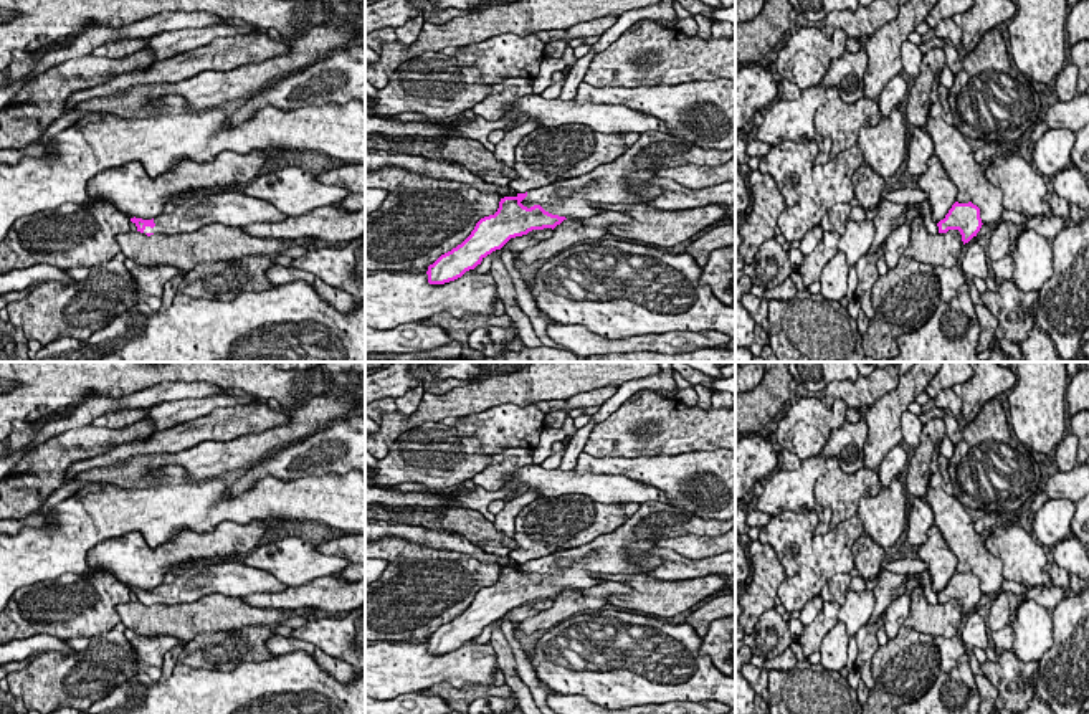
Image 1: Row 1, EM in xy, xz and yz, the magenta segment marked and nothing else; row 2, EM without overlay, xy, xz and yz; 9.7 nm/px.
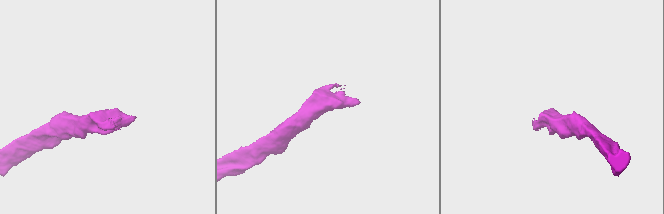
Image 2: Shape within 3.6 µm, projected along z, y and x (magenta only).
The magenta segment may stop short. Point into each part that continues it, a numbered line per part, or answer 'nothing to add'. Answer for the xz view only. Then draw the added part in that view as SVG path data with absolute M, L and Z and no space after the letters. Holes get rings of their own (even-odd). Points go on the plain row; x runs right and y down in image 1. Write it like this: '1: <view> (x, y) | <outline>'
1: xz (625, 551) | M646 501L616 531L585 545L529 560L521 574L527 578L540 575L552 585L585 592L602 583L595 574L635 575L656 569L663 560L648 550L656 547L658 537L722 536L734 527L735 516L729 521L701 519L681 507Z

